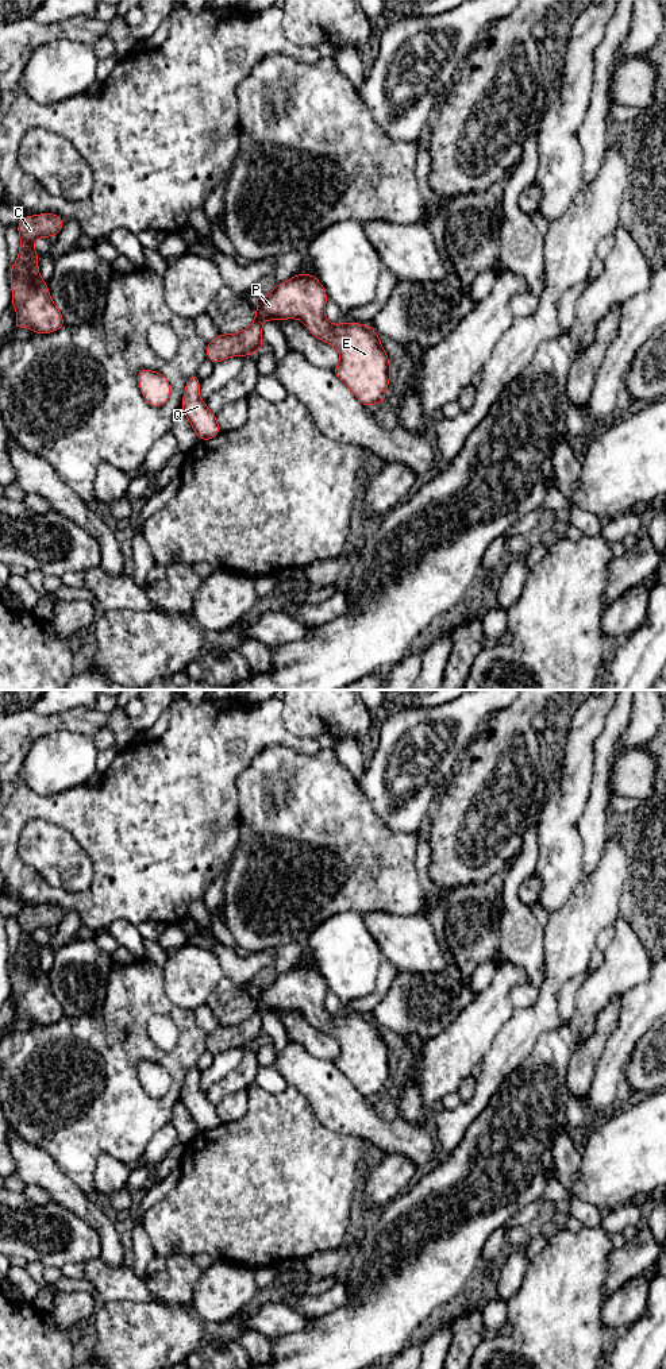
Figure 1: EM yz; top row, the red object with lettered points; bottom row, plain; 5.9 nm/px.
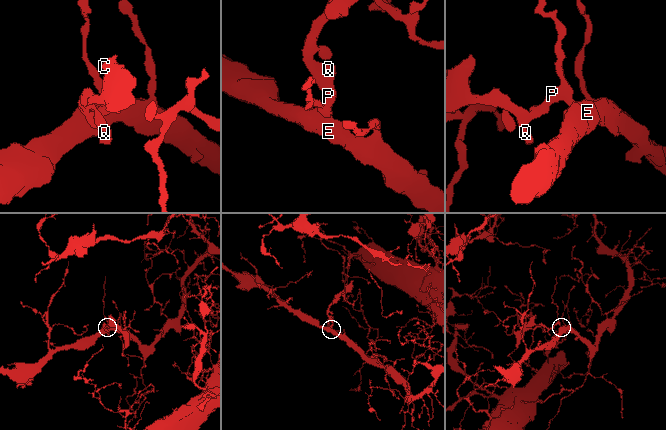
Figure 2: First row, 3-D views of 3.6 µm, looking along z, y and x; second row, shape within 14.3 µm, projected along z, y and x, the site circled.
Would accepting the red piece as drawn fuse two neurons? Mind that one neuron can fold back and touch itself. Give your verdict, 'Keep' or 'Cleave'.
Keep

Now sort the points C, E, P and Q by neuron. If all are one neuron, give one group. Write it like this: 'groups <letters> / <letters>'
groups C E P Q

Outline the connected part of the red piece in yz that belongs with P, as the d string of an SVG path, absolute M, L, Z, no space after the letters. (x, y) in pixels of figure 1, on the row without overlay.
M296 965L284 975L276 975L274 982L266 987L257 987L255 1011L238 1025L220 1025L216 1030L207 1034L207 1050L213 1056L231 1049L246 1048L263 1040L262 1015L265 1011L301 1011L308 1022L319 1031L332 1036L339 1046L339 1056L332 1064L351 1081L359 1094L369 1099L372 1095L384 1095L385 1083L390 1072L390 1054L380 1033L380 1027L369 1015L343 1014L331 1015L324 1006L328 987L320 972L312 965Z

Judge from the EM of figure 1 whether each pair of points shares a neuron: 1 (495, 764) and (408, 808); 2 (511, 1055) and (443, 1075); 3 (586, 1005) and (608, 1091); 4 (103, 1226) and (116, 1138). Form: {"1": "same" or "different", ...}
{"1": "different", "2": "different", "3": "different", "4": "different"}

